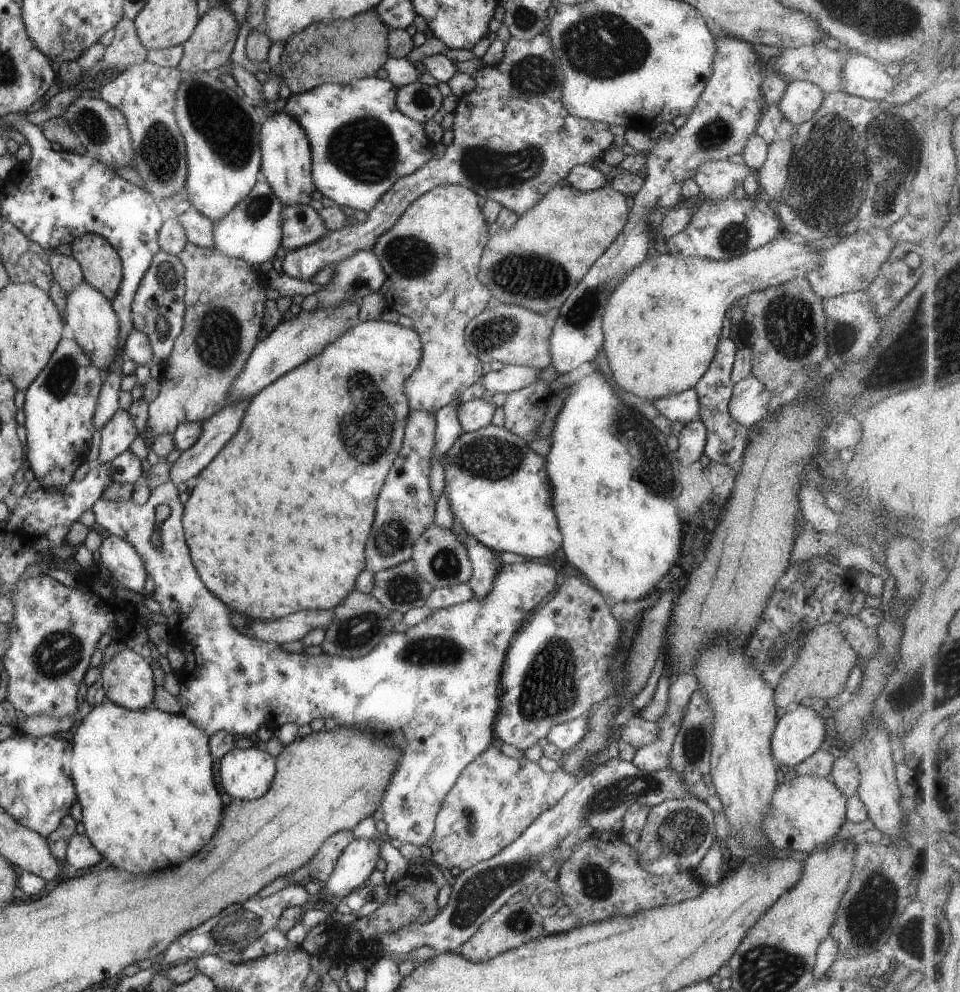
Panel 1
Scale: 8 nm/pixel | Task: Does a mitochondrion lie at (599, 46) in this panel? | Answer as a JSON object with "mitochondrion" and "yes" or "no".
{"mitochondrion":"yes"}

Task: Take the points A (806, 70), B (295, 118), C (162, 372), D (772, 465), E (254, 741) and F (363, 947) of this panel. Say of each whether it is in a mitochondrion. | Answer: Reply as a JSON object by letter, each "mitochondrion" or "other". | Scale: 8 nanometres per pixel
{"A":"mitochondrion","B":"other","C":"other","D":"other","E":"other","F":"other"}

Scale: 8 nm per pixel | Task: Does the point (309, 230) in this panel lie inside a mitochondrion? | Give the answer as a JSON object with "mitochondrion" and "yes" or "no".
{"mitochondrion":"no"}

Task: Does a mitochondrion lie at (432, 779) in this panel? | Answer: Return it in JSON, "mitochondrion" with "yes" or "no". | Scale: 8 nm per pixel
{"mitochondrion":"no"}

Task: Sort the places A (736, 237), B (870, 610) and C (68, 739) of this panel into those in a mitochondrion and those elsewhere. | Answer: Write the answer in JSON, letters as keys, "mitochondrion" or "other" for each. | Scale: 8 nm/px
{"A":"mitochondrion","B":"other","C":"other"}

